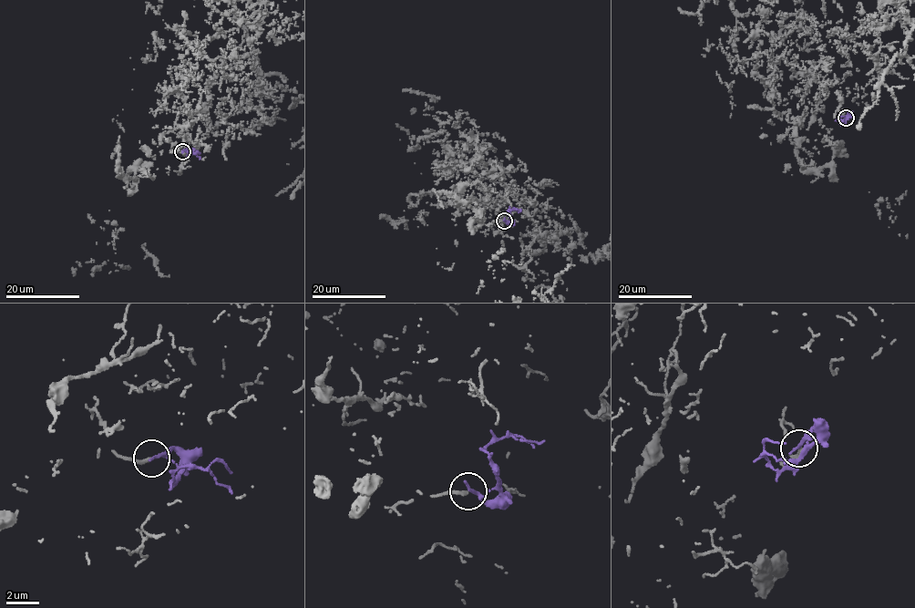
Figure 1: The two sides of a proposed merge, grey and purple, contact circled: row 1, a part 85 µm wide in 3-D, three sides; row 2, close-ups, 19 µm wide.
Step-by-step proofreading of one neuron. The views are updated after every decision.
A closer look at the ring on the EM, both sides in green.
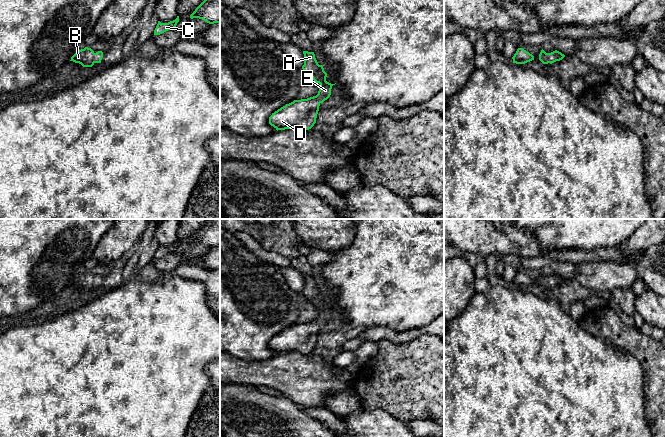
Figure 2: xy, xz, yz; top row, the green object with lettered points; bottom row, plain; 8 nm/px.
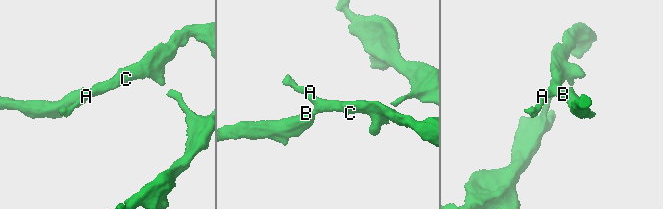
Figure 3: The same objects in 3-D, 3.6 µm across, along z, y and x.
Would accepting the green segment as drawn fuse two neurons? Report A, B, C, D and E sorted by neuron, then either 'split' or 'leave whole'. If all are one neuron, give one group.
A B C D E; leave whole

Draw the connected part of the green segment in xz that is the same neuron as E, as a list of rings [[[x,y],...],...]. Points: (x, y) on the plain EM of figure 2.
[[[303,275],[303,278],[305,284],[302,293],[320,308],[318,318],[307,323],[294,324],[272,337],[269,348],[277,355],[290,352],[303,355],[311,353],[316,347],[320,328],[330,321],[332,310],[335,309],[326,305],[327,297],[318,288],[314,276]]]

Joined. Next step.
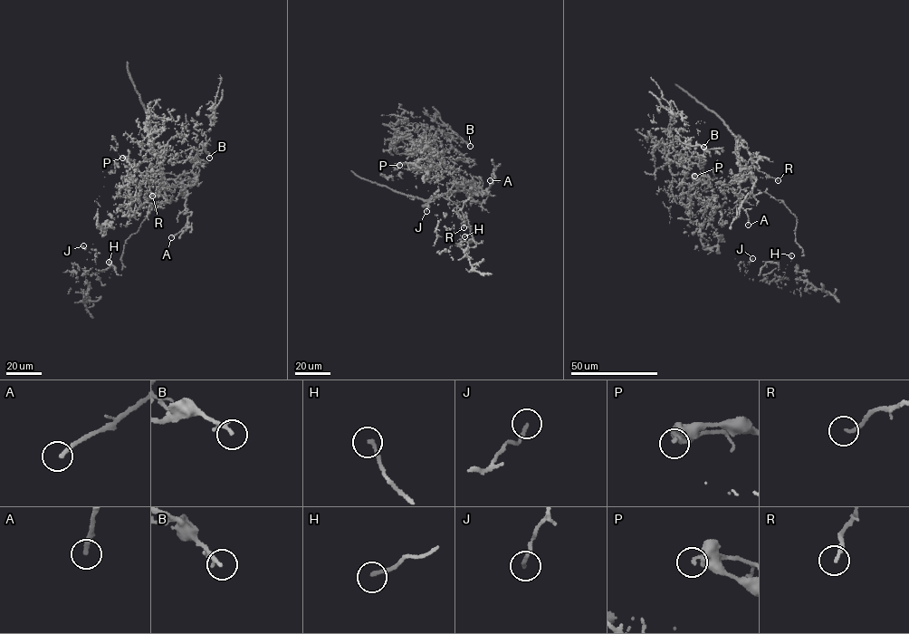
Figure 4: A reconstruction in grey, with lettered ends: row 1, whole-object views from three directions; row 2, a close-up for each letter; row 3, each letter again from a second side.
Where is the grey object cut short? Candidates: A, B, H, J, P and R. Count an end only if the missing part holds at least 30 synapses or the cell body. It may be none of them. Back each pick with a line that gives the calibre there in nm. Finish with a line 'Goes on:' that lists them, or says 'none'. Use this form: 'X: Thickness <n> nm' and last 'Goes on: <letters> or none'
A: Thickness 220 nm
Goes on: A

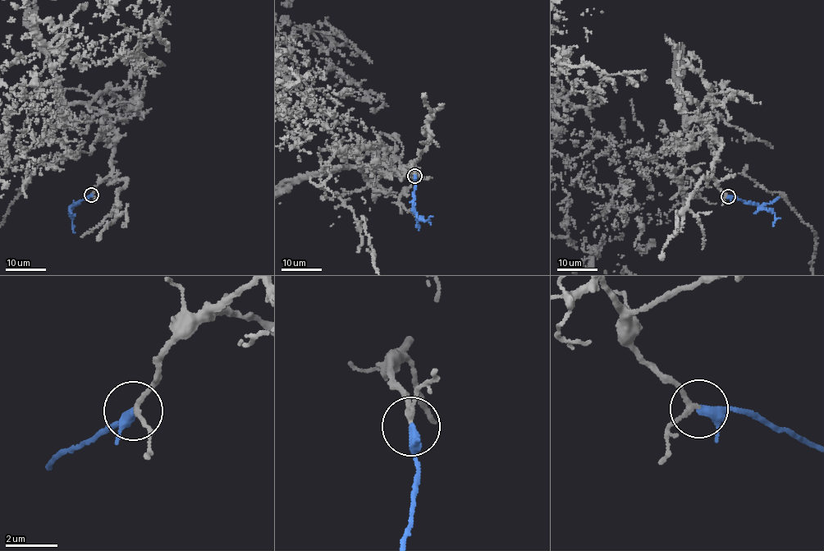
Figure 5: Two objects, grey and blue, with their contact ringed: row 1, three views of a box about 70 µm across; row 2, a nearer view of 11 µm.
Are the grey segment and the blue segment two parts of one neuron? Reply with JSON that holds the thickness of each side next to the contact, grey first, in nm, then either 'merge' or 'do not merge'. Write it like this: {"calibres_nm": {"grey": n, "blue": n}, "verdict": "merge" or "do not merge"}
{"calibres_nm": {"grey": 150, "blue": 280}, "verdict": "merge"}

